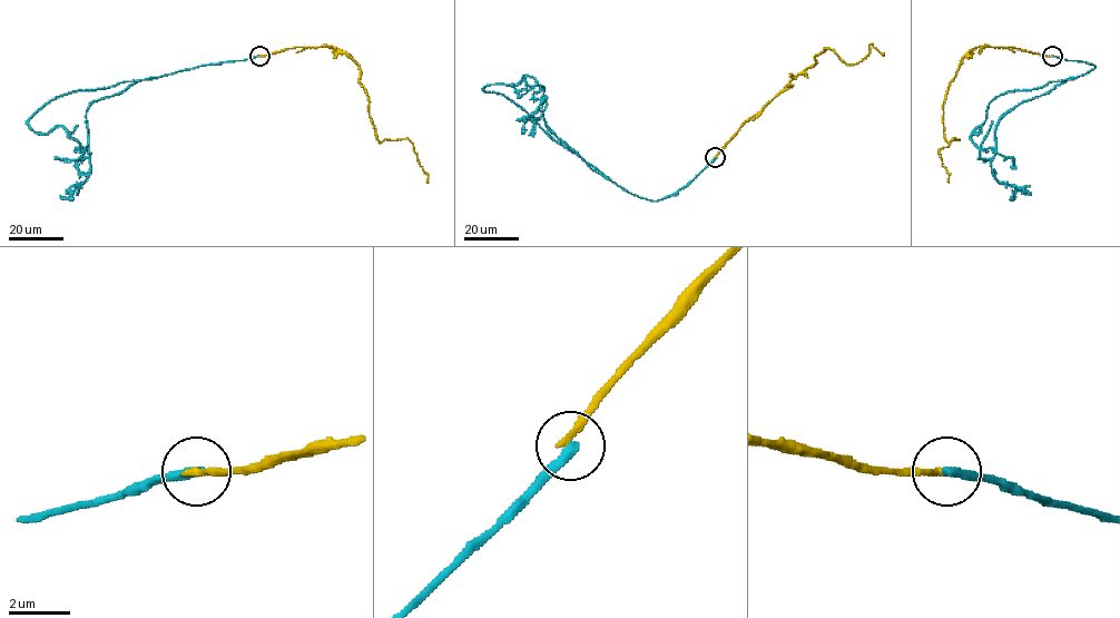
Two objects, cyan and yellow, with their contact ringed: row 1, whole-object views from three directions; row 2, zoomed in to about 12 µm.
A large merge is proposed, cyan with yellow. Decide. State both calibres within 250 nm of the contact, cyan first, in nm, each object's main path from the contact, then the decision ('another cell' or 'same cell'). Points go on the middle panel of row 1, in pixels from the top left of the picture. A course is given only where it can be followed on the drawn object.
calibres 320 and 200 nm; course cyan (715, 157), (669, 196), (636, 196), (483, 89), (526, 75), (539, 84), (511, 84); course yellow (715, 157), (740, 127), (815, 64), (825, 48), (847, 64), (863, 59), (871, 43), (883, 54); another cell

